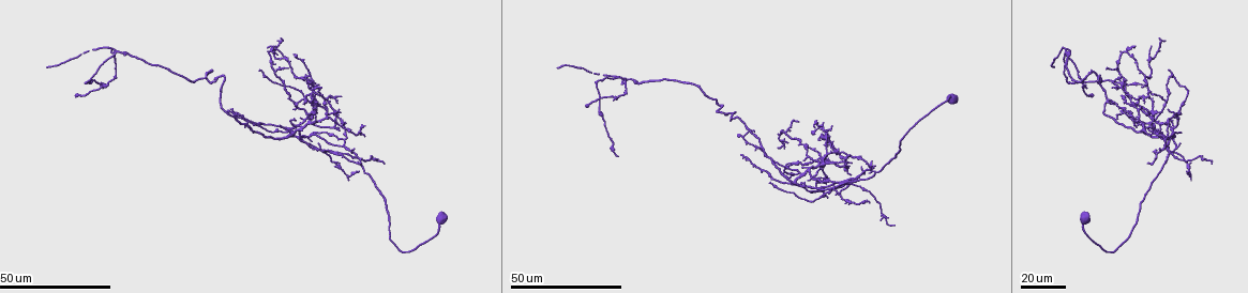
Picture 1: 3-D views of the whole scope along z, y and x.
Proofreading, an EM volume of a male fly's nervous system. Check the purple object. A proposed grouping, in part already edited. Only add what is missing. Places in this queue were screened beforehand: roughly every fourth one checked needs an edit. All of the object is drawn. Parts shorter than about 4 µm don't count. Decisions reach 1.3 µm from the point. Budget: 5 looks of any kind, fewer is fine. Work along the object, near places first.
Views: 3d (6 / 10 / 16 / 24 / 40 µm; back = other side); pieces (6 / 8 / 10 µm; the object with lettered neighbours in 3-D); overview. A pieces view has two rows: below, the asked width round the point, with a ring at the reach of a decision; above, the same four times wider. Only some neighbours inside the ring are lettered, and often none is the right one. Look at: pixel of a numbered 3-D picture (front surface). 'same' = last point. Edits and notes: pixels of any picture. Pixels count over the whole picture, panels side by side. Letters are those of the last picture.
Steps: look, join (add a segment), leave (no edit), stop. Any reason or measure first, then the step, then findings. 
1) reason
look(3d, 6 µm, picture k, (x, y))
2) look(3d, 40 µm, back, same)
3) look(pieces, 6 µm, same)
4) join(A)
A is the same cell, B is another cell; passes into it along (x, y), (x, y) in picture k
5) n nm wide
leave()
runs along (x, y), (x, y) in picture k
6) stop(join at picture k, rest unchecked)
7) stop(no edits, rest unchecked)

long arm stops here
look(3d, 24 µm, picture 1, (75, 94))

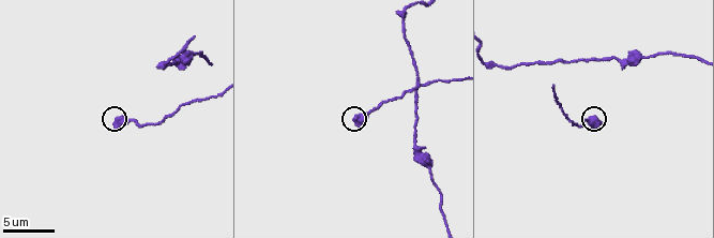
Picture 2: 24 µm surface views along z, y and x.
look(pieces, 6 µm, picture 2, (356, 120))

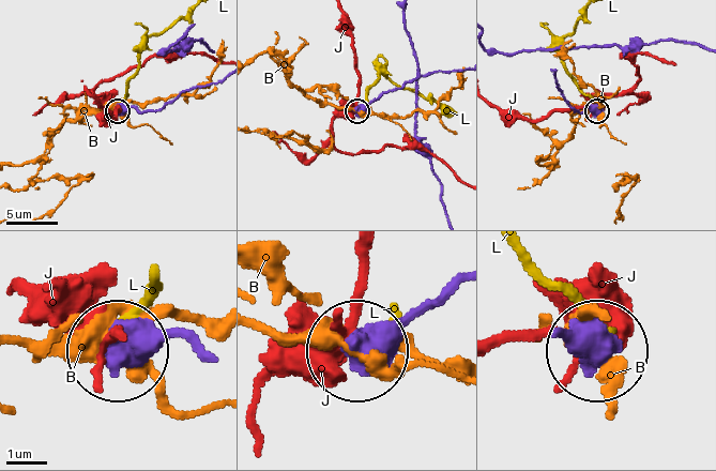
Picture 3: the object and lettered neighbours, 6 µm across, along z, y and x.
leave()
B, J and L are other cells; no lettered segment goes on from it

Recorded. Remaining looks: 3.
long arm stops here
look(3d, 40 µm, picture 1, (558, 67))

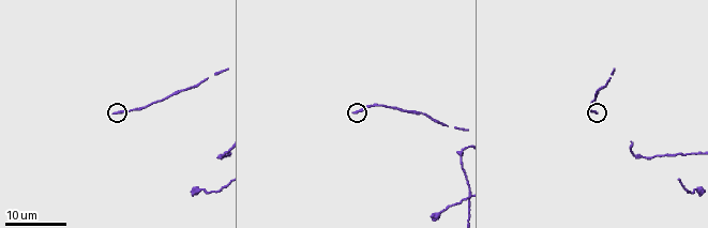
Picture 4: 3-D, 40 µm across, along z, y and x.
look(pieces, 6 µm, picture 4, (356, 112))

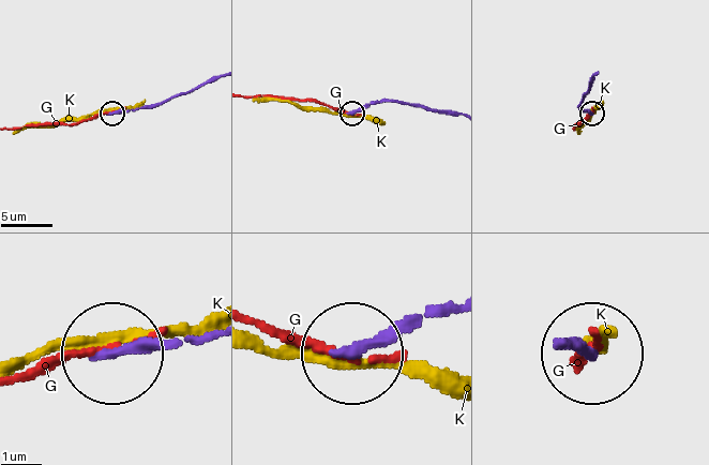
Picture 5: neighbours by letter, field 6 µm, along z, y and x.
leave()
G and K are other cells; runs along (214, 332), (115, 353) in picture 5; no lettered segment goes on from it

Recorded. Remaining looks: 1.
stop(no edits, rest unchecked)

